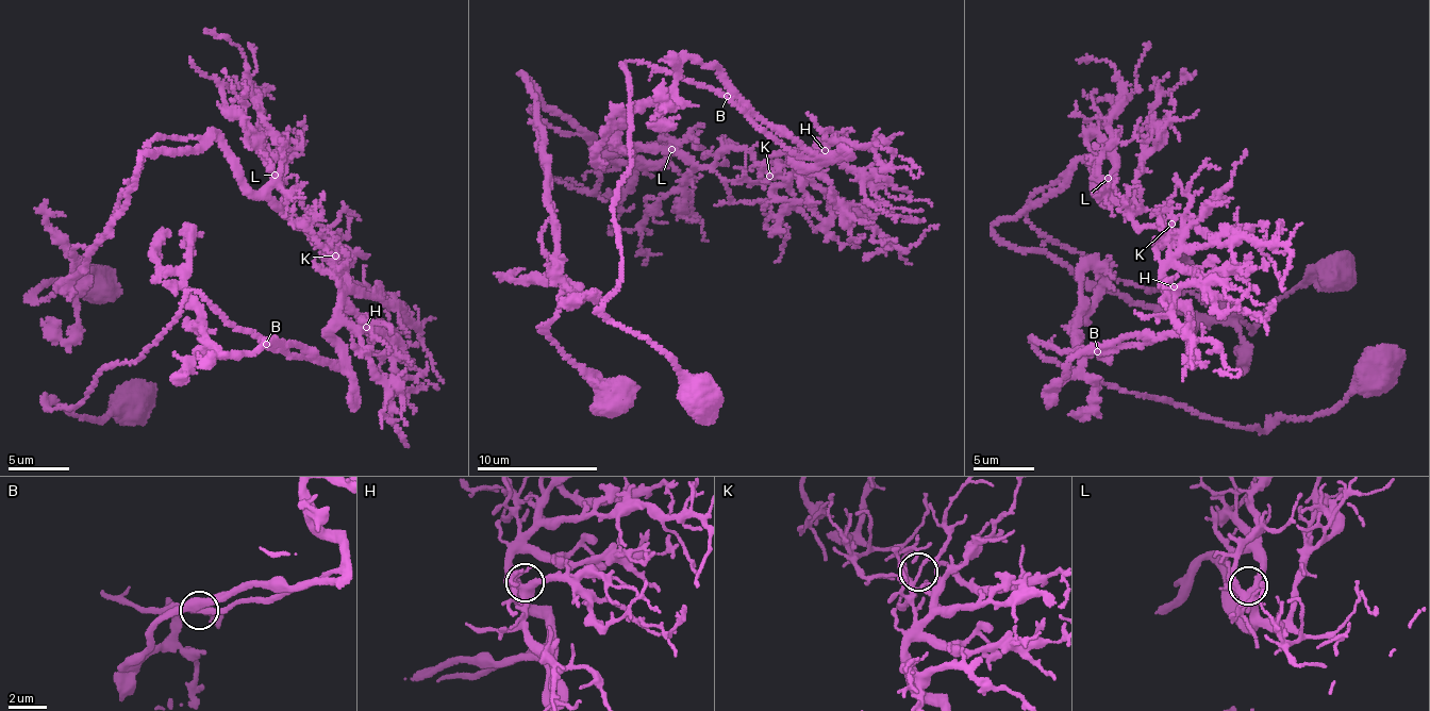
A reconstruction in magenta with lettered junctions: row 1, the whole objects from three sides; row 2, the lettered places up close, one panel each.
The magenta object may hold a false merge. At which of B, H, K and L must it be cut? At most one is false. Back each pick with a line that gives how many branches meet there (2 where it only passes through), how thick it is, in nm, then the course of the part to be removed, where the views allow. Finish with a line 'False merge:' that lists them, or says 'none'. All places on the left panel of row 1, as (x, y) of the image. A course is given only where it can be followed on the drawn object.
K: 5 branches meet; 130 nm thick; foreign part runs (334, 255), (254, 195), (211, 132), (161, 136), (96, 247), (37, 299), (66, 279), (109, 288)
False merge: K

